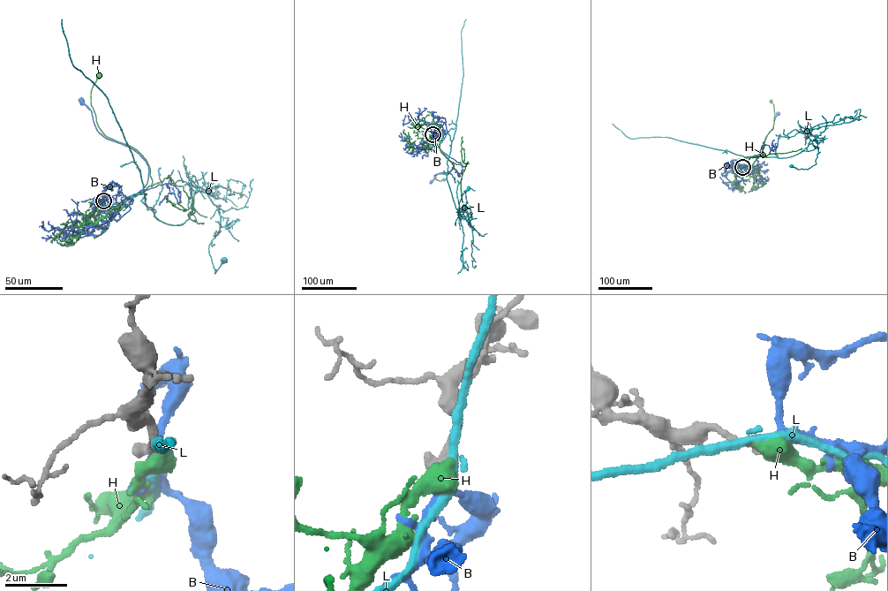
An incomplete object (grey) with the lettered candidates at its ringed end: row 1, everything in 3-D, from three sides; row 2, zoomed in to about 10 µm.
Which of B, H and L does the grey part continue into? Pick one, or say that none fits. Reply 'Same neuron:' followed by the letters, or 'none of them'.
Same neuron: B

